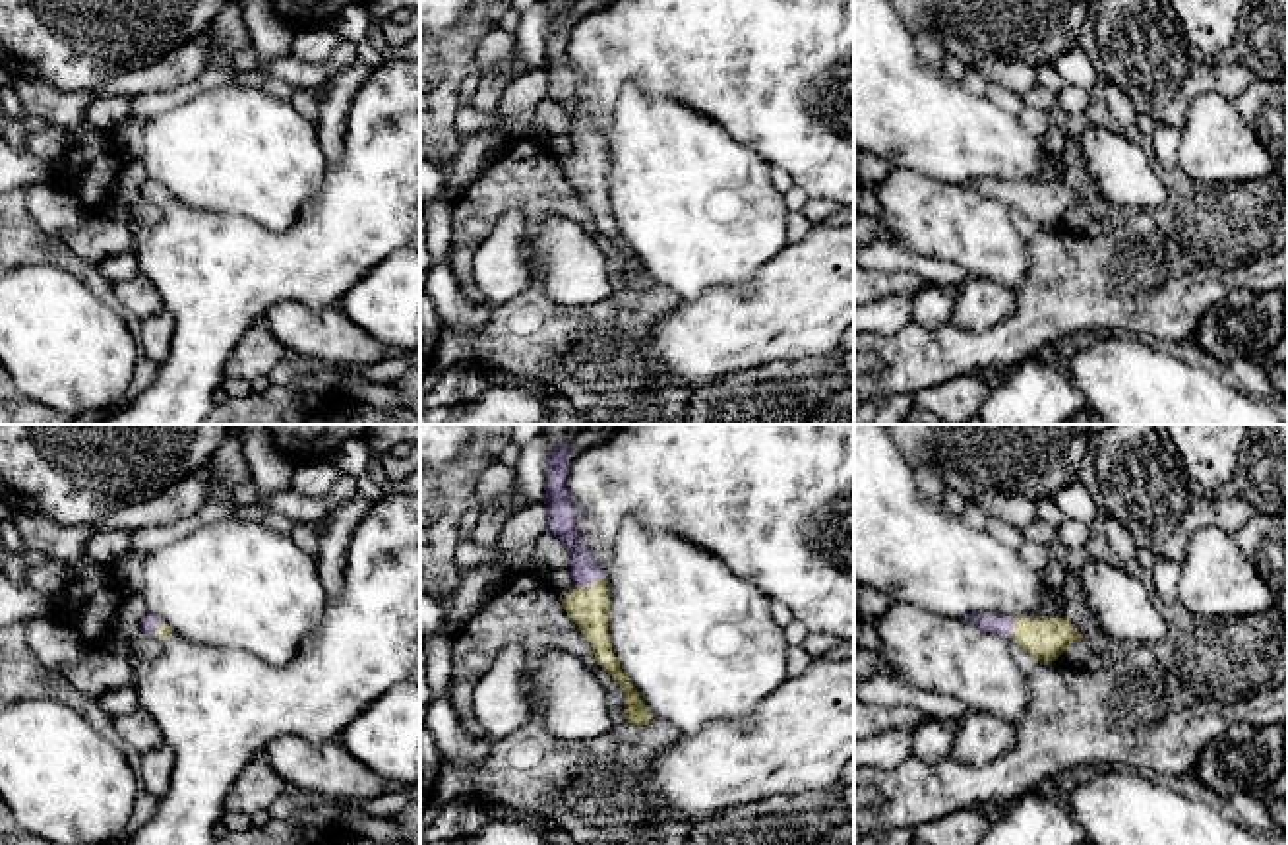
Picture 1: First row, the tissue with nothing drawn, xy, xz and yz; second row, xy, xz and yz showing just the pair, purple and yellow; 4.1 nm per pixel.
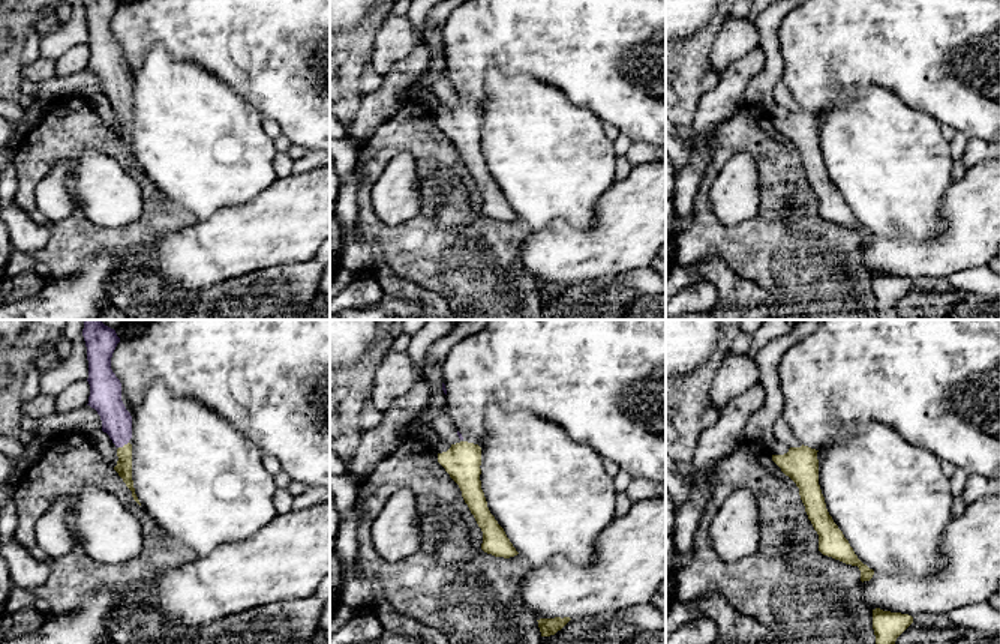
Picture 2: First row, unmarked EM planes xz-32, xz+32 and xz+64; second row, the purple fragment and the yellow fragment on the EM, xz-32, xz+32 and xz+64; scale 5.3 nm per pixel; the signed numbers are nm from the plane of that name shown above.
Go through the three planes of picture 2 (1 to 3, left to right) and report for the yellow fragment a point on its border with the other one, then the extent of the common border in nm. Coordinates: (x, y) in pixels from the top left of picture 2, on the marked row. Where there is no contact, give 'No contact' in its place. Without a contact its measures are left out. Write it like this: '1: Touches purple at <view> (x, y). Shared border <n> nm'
1: Touches purple at xz-32 (123, 445). Shared border 70 nm
2: No contact
3: No contact

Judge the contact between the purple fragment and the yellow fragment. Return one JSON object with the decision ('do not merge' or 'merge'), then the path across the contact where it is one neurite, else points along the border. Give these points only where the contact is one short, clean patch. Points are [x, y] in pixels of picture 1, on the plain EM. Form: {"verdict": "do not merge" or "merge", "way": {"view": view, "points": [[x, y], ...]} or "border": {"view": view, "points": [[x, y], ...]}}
{"verdict": "merge", "way": {"view": "xz", "points": [[585, 136], [587, 150], [587, 173]]}}

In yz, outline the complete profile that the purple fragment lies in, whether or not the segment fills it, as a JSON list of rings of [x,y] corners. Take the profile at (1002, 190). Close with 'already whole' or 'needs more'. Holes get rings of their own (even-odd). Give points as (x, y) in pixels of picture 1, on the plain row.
[[[980,178],[966,186],[988,198],[1011,202],[1027,219],[1042,227],[1056,227],[1071,209],[1083,205],[1083,200],[1061,182],[1023,182],[1013,186],[997,178]]] | needs more

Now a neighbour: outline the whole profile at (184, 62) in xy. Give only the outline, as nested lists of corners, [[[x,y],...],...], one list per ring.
[[[205,31],[149,66],[124,72],[103,81],[91,93],[95,99],[112,95],[124,95],[132,99],[141,93],[169,91],[198,78],[209,60],[211,39]]]

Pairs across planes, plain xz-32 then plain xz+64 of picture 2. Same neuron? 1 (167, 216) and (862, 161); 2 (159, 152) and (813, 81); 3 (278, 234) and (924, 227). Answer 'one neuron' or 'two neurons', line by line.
1: two neurons
2: two neurons
3: two neurons

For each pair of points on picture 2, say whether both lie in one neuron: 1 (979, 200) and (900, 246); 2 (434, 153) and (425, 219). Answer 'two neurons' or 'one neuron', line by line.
1: one neuron
2: one neuron

